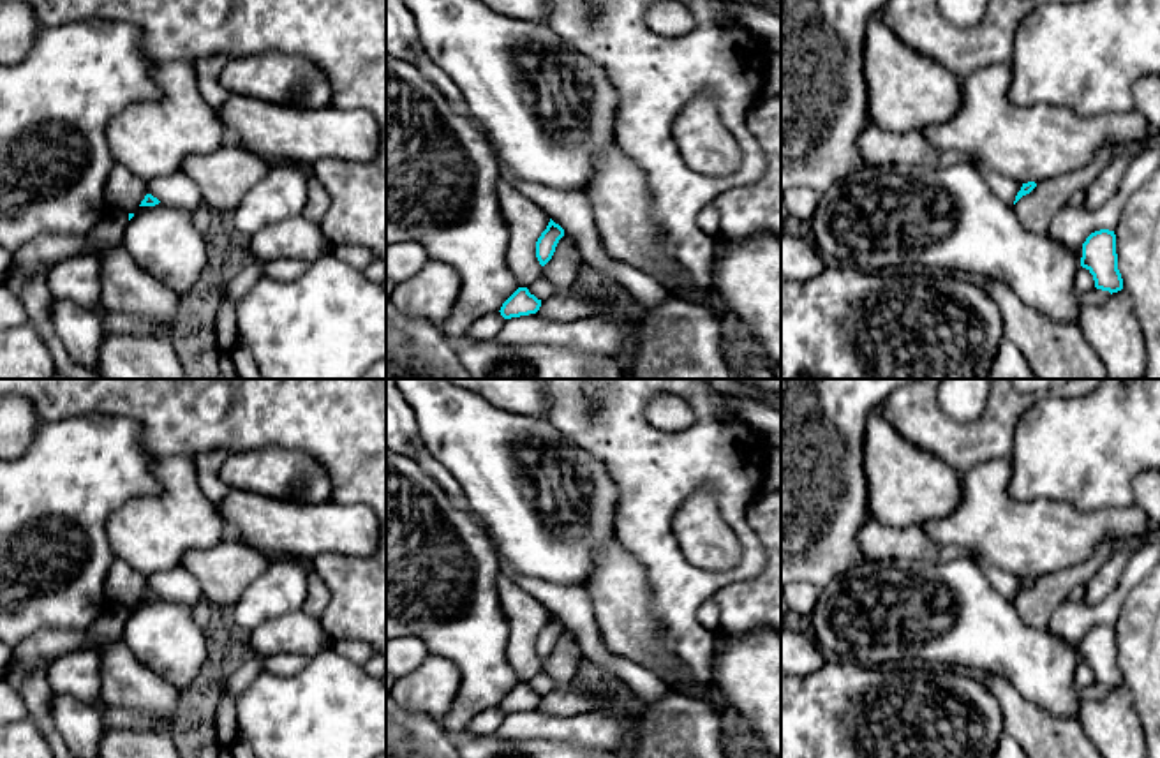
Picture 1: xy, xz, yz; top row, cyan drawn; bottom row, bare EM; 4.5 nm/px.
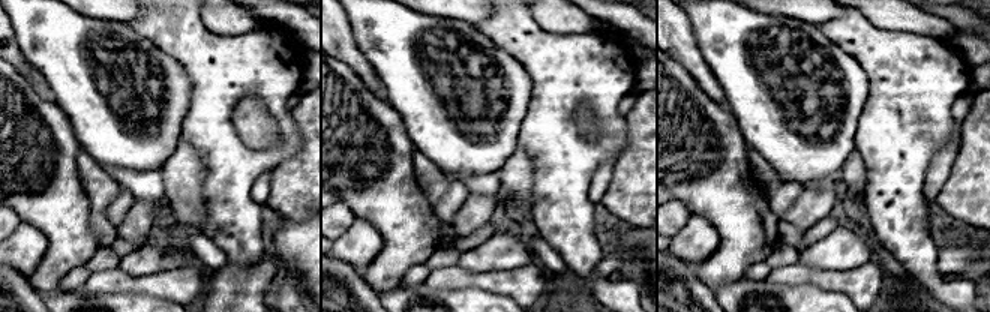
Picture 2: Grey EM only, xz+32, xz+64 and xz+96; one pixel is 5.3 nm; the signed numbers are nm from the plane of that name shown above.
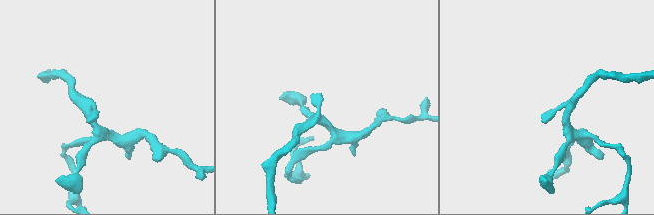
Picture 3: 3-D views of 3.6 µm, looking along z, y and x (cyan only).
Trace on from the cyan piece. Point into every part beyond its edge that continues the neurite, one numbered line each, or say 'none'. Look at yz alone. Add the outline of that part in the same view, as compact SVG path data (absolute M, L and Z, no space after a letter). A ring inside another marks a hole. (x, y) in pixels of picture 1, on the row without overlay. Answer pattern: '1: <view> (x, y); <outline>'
none

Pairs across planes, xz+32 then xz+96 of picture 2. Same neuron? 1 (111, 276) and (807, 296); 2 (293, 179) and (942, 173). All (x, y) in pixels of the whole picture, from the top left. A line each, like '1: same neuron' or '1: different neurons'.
1: different neurons
2: different neurons

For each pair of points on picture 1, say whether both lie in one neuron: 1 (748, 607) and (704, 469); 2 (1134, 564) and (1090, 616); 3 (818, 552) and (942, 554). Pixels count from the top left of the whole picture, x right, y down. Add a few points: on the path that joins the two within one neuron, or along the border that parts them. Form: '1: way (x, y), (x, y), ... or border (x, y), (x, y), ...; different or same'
1: border (762, 568), (753, 577), (723, 586), (713, 596); different
2: way (1129, 579), (1104, 609); same
3: border (870, 517), (857, 535), (857, 547), (864, 557); different

